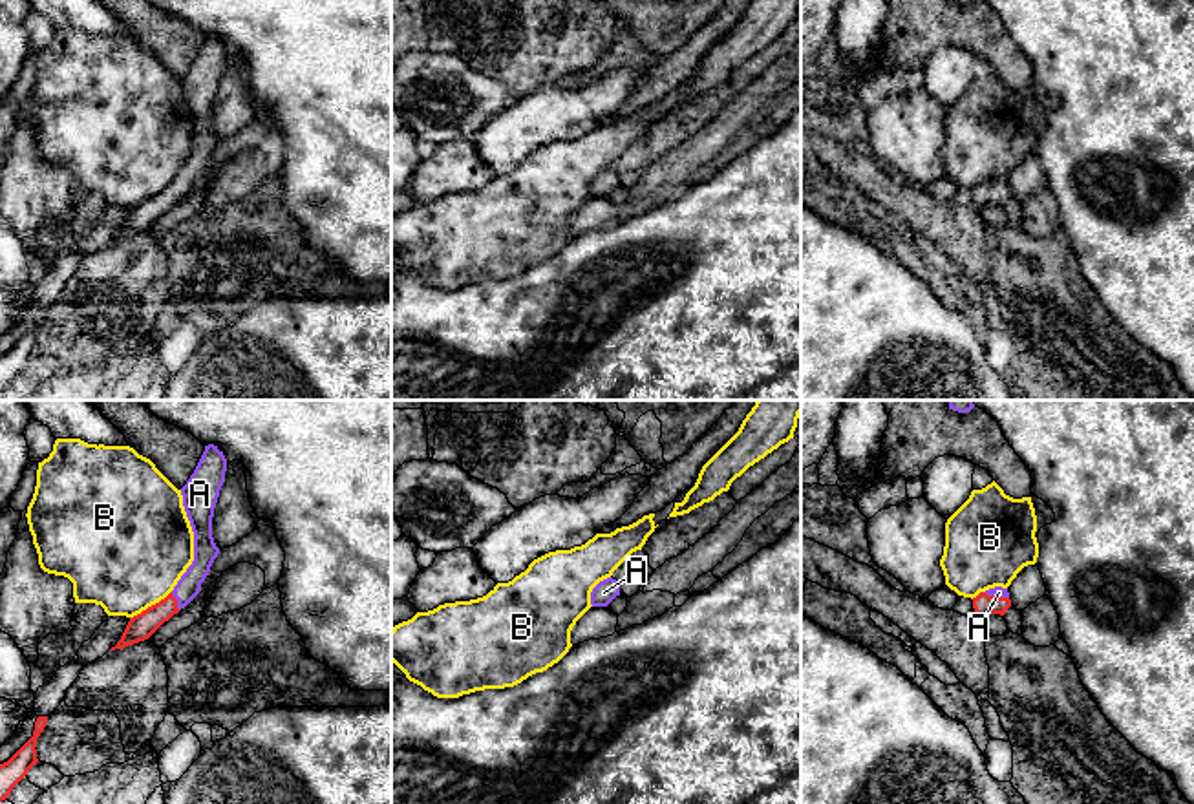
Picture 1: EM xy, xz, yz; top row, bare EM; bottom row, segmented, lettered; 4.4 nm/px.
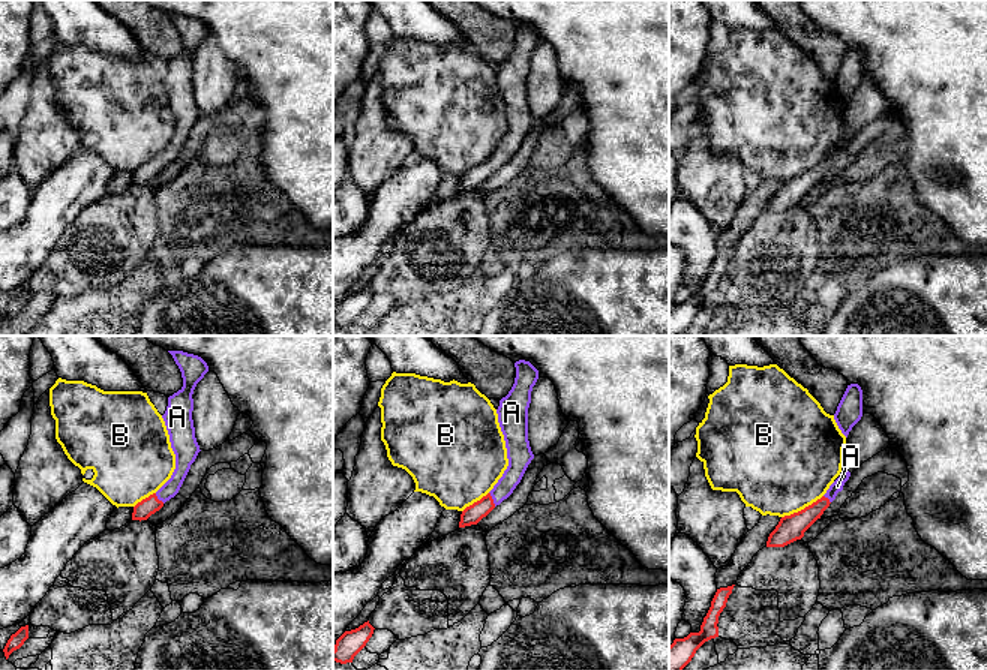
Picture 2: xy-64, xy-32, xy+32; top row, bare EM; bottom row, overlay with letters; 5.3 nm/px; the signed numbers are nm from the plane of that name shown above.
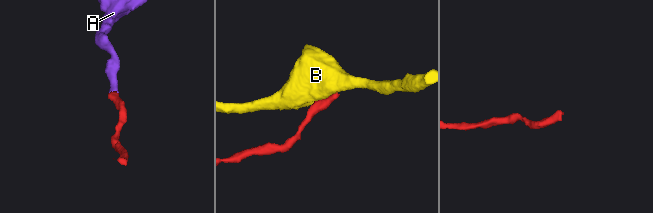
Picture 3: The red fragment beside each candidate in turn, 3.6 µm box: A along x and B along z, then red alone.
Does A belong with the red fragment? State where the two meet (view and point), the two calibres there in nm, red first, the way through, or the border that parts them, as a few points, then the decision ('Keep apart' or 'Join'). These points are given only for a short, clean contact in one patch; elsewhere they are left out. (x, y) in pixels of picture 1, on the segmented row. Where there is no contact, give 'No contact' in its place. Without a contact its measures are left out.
Touches red at xy (176, 602). Thickness 120 nm (red) against 100 nm. Join

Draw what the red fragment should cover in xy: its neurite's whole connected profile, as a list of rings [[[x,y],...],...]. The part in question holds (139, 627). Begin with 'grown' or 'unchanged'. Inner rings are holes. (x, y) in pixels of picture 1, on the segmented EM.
grown; [[[214,444],[205,446],[194,473],[181,488],[183,506],[194,532],[194,561],[165,599],[130,618],[121,640],[110,651],[148,640],[199,594],[201,583],[219,554],[212,537],[212,517],[225,471],[227,459],[223,451]]]

